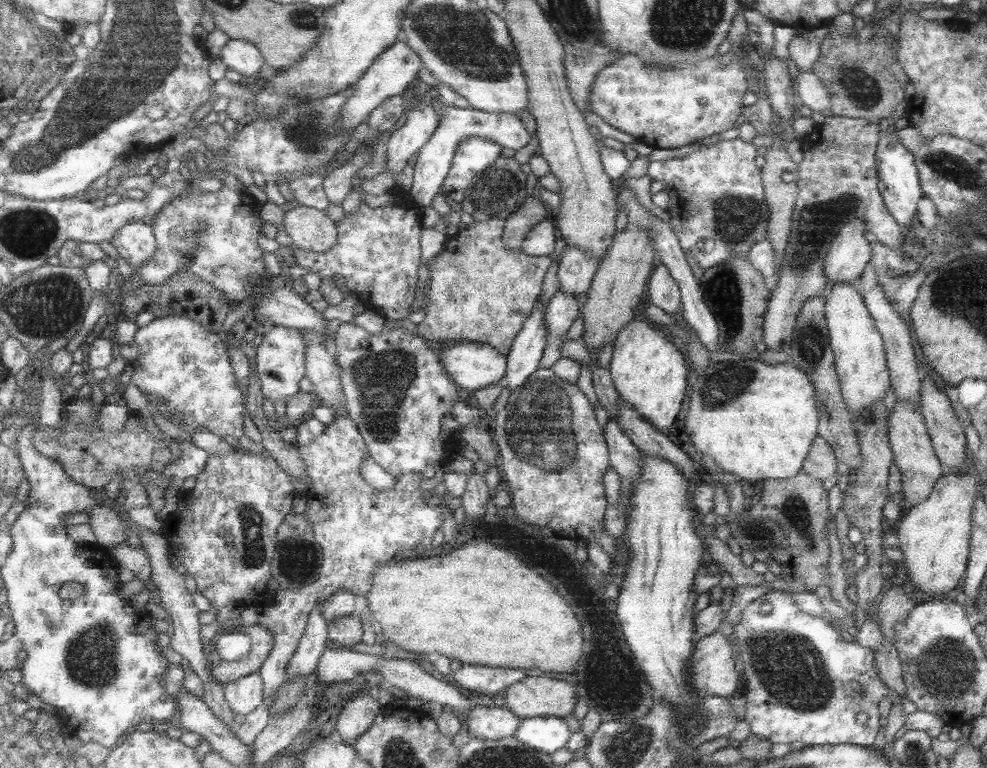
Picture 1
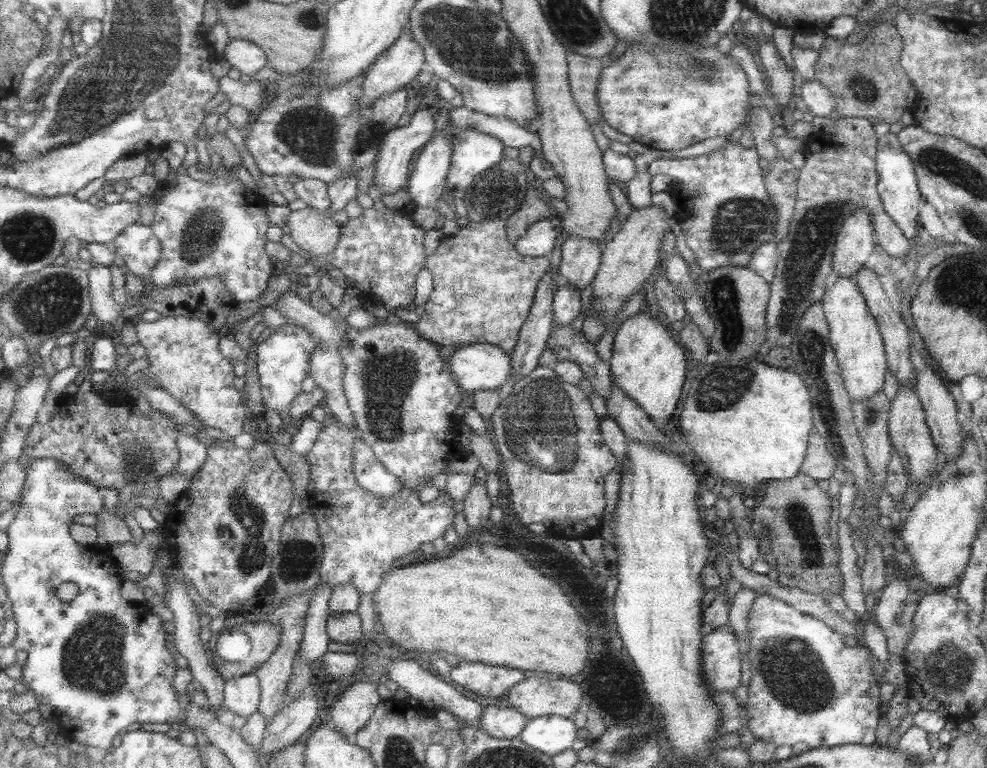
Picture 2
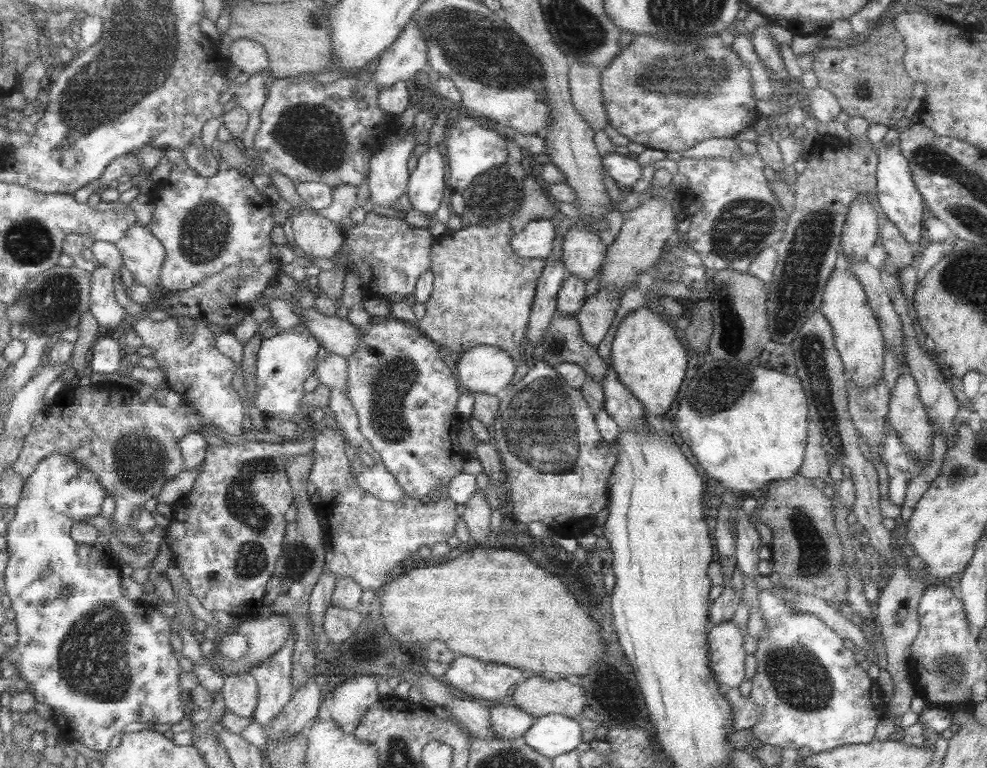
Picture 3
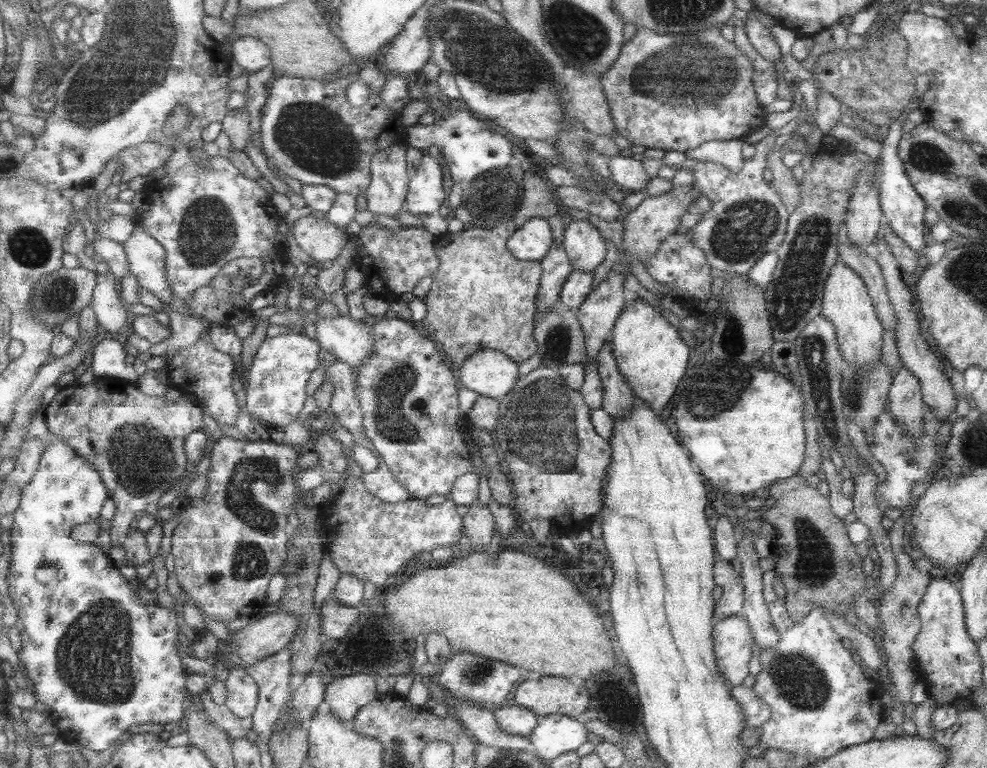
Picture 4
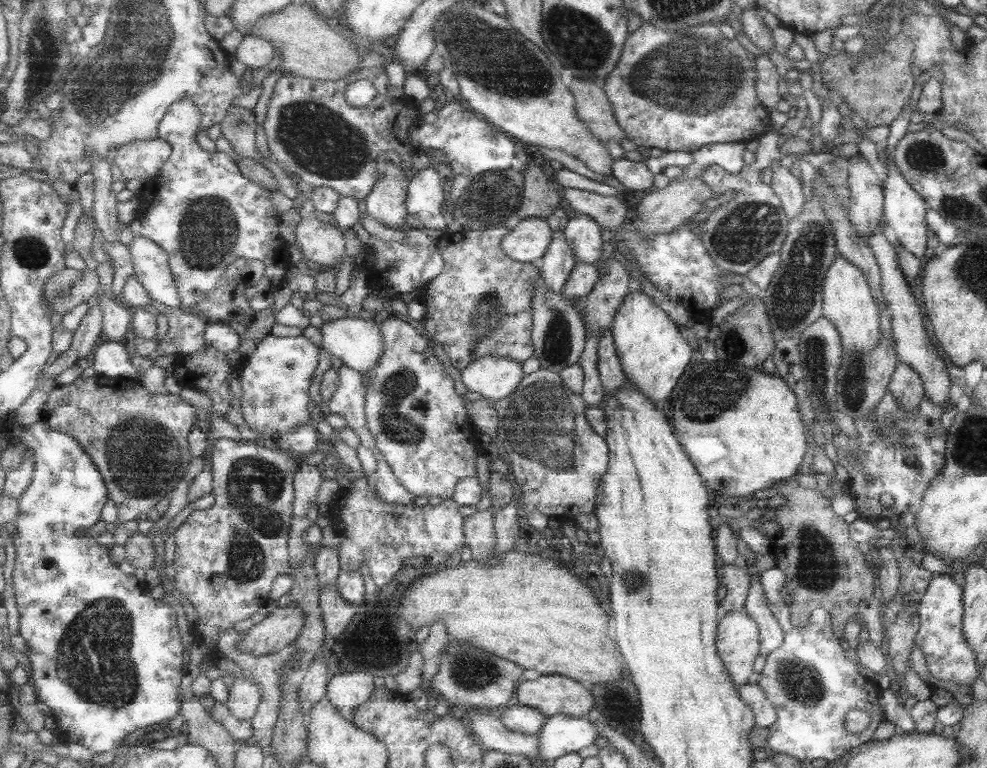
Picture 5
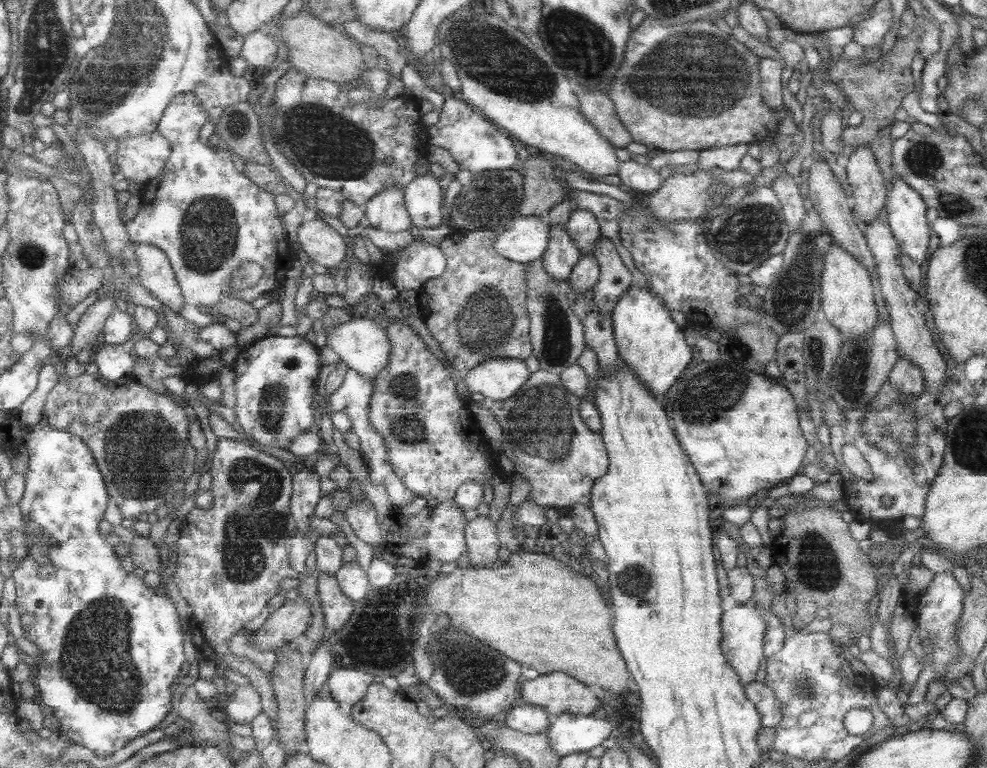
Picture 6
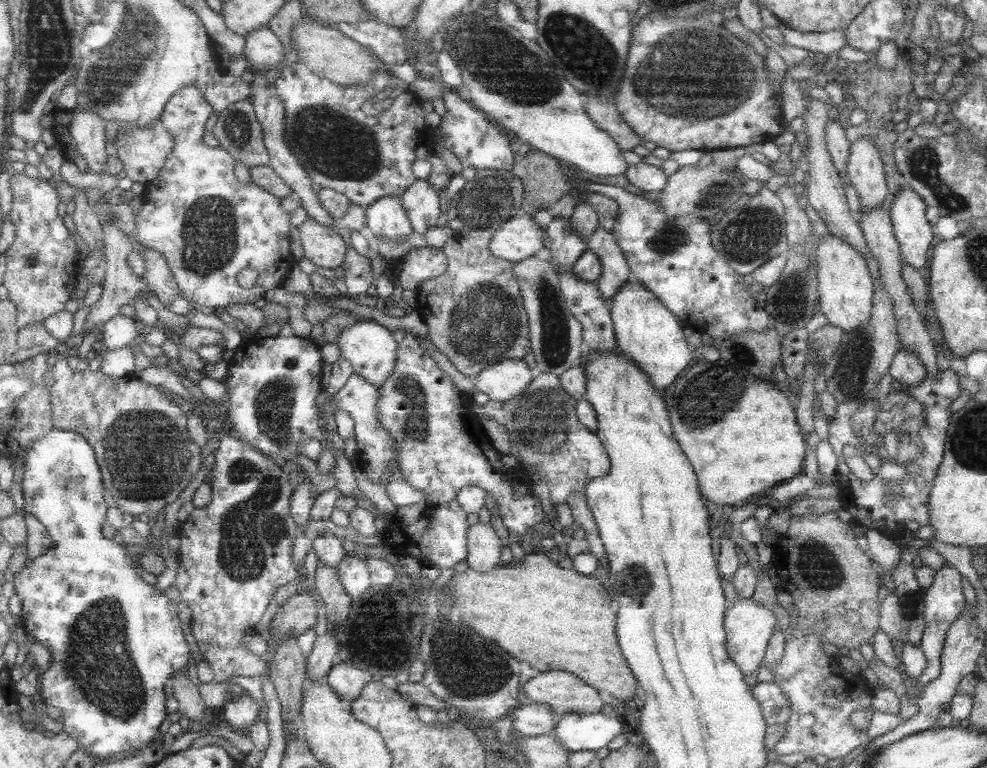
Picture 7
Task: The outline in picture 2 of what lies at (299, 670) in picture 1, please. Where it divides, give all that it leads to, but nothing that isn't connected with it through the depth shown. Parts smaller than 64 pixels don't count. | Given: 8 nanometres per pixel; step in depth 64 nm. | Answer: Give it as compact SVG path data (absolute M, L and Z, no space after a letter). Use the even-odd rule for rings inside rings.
M321 583L317 590L311 599L311 606L305 618L304 641L300 647L302 662L317 662L334 647L333 640L328 633L328 620L332 615L329 601L333 588Z

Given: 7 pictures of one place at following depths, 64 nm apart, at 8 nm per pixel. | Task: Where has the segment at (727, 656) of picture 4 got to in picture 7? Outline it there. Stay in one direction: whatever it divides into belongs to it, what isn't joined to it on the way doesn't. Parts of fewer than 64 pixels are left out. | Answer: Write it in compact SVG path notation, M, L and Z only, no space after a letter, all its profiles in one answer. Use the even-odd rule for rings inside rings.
M737 599L731 608L725 609L723 628L725 631L725 652L741 671L745 684L752 687L757 683L756 674L761 659L764 658L768 640L771 638L773 629L777 627L775 617L769 609L757 605L753 599Z

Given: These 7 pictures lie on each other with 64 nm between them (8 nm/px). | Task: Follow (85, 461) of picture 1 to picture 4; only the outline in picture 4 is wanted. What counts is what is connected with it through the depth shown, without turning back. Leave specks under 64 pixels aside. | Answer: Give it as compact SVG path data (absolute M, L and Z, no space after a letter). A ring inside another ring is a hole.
M79 383L58 388L53 400L43 408L48 431L64 438L75 447L78 454L96 466L104 478L111 498L116 502L116 513L112 520L109 537L111 546L125 549L126 538L130 531L129 522L145 513L149 504L156 503L169 488L173 488L187 474L188 453L185 450L186 438L192 432L203 430L205 412L181 396L175 402L163 397L147 396L138 386L111 386L99 388L97 384ZM27 439L16 456L14 469L7 475L5 482L15 488L23 488L32 481L43 456L44 442L41 439Z

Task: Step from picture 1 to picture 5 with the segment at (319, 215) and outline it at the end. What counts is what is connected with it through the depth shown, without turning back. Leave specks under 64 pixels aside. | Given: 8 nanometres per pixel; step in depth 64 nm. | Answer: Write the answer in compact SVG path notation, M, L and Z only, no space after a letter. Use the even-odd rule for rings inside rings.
M310 215L299 221L296 230L297 247L311 260L326 268L339 264L345 258L344 231L334 224L317 220Z

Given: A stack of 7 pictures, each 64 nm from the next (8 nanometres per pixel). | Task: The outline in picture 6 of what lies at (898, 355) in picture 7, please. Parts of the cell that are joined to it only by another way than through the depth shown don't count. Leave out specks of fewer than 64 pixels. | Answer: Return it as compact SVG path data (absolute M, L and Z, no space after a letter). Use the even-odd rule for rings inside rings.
M898 358L889 372L887 381L901 395L901 398L919 397L924 389L921 371L908 360Z

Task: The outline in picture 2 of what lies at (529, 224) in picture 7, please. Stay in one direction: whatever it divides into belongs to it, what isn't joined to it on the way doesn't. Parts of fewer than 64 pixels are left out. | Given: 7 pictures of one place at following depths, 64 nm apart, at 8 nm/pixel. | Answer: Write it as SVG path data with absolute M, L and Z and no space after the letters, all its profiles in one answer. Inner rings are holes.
M543 219L534 222L513 246L522 255L529 257L549 256L556 240L555 220Z

